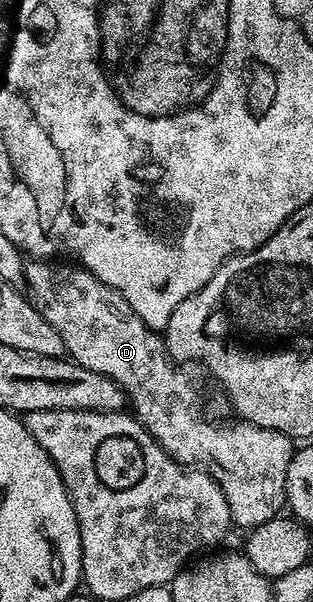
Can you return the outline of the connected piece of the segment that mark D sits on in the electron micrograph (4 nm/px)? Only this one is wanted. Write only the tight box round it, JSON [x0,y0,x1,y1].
[24,259,294,531]

